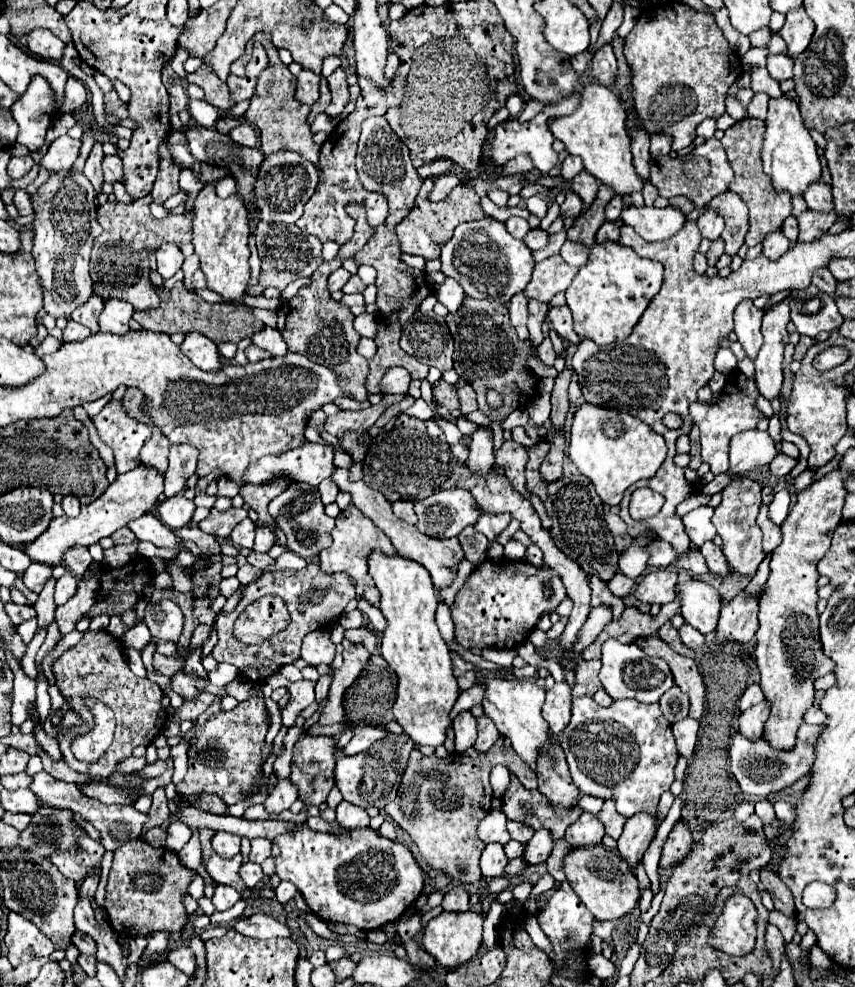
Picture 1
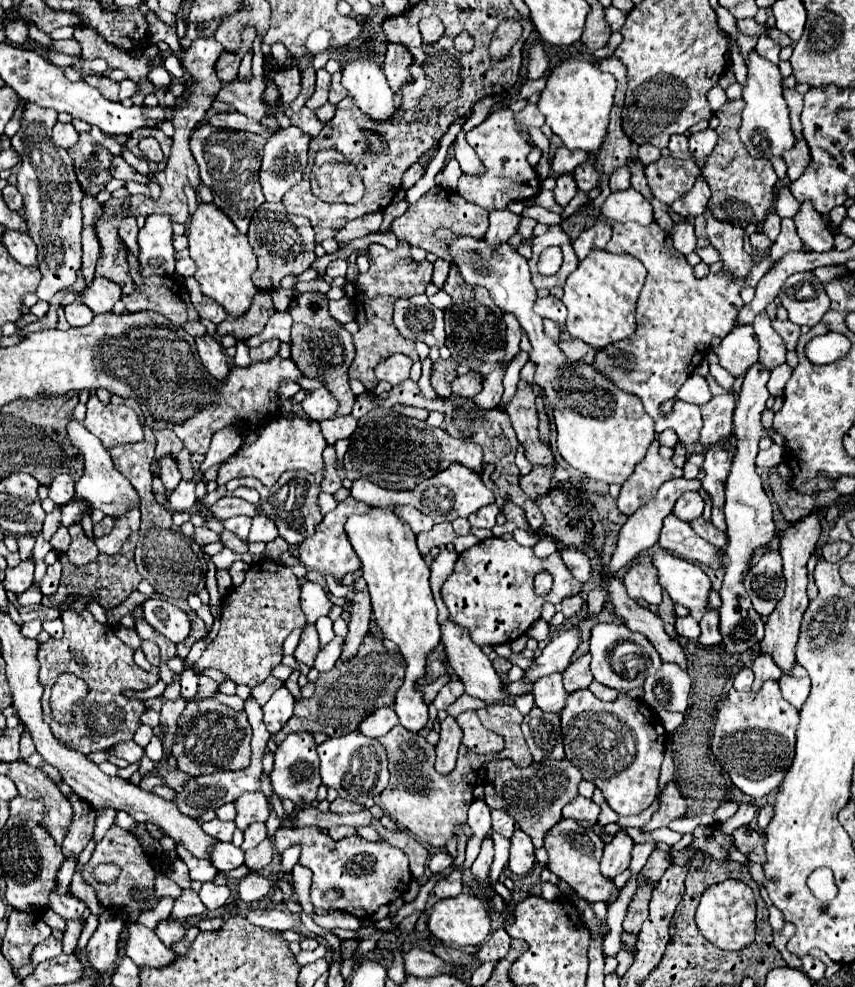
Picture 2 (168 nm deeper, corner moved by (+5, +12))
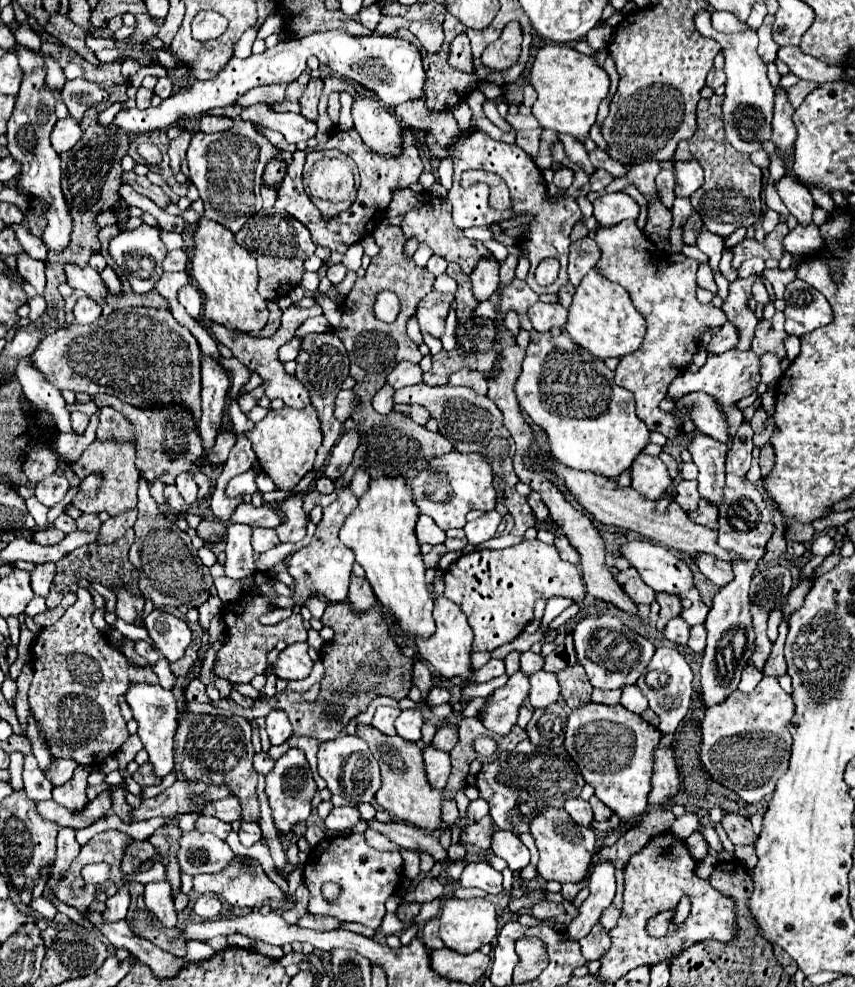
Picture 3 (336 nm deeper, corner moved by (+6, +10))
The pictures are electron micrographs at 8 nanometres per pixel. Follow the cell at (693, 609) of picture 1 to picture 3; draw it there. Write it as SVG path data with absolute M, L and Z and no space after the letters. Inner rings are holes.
M632 540L620 546L620 554L638 570L640 578L654 592L682 594L694 586L690 568L660 544Z

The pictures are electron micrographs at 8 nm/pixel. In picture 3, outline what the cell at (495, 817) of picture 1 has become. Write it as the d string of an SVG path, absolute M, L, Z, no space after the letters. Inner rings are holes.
M482 798L470 802L470 806L468 806L468 810L466 810L466 816L468 816L470 822L478 822L478 820L484 818L486 814L488 814L488 802L484 802Z

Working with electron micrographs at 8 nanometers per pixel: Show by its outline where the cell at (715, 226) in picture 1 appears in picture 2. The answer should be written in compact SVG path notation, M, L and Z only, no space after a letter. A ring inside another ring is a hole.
M697 178L695 186L691 192L687 192L683 198L679 198L677 202L671 204L671 208L679 214L679 216L685 216L685 218L697 218L701 214L707 212L707 206L709 206L709 186L703 178Z

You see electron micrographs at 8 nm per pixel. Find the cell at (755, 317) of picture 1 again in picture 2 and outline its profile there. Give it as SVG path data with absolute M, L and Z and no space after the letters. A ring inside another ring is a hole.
M735 324L733 330L721 340L721 344L713 348L713 352L719 356L719 364L727 372L733 376L743 376L759 358L759 344L753 326L741 324L741 328L737 328Z

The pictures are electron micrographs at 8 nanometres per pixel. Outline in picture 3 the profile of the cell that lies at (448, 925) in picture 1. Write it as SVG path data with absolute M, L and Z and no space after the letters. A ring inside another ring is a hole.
M448 898L440 908L440 922L440 938L444 946L460 954L472 954L480 950L480 946L490 944L498 934L498 914L490 898Z

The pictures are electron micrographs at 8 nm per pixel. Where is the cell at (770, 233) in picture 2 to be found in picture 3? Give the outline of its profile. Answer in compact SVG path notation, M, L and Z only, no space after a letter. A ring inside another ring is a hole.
M766 210L764 212L764 216L762 216L762 228L766 230L766 232L772 232L774 228L776 228L776 224L780 222L780 216L778 216L778 212L774 212L774 210Z

